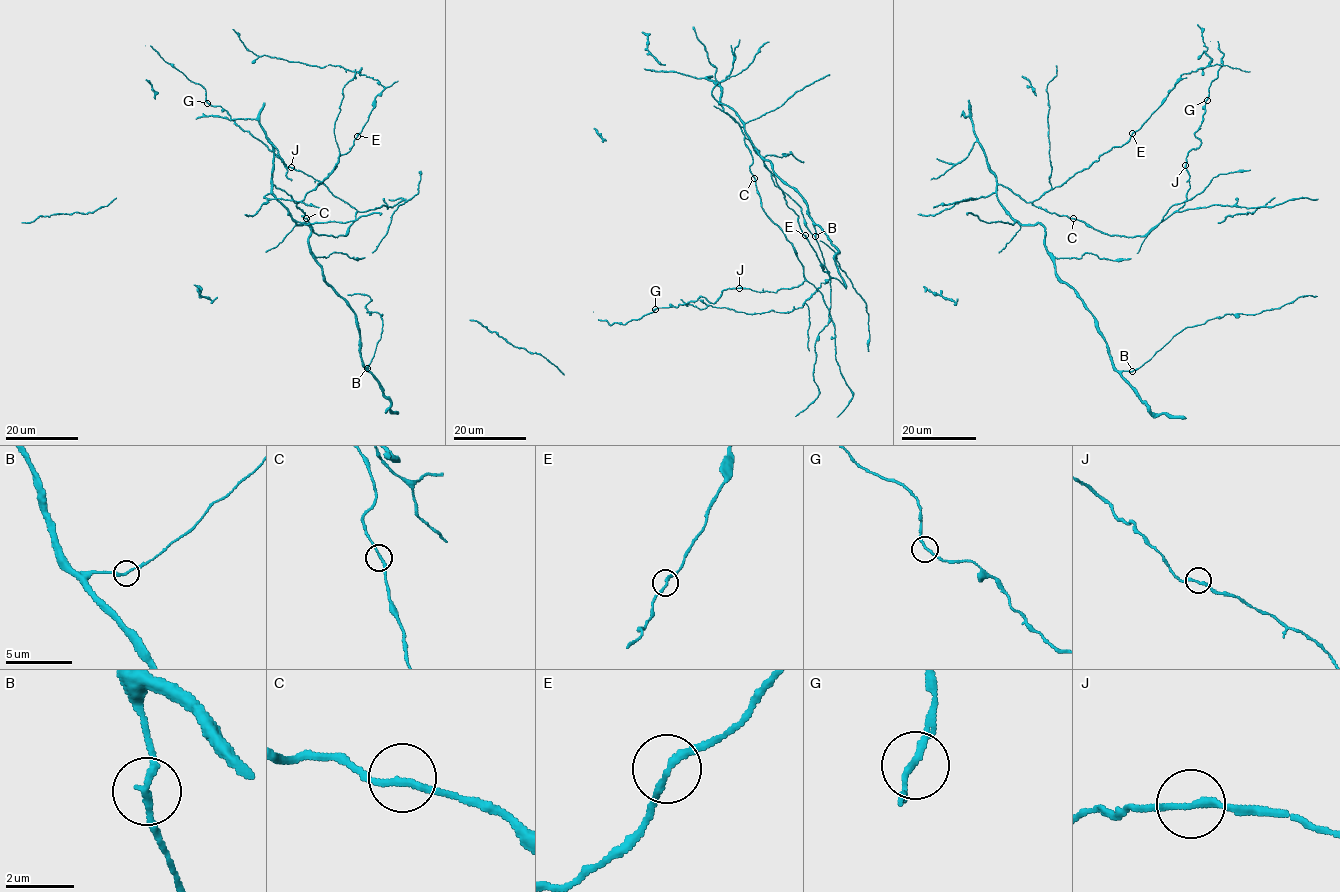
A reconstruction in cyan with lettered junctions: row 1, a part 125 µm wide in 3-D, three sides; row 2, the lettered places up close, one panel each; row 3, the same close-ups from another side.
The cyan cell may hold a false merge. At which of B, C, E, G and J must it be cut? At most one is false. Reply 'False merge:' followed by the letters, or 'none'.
False merge: none

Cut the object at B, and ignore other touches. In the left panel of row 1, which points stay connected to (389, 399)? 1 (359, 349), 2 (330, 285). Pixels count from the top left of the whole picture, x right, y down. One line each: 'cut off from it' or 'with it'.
1: with it
2: with it

